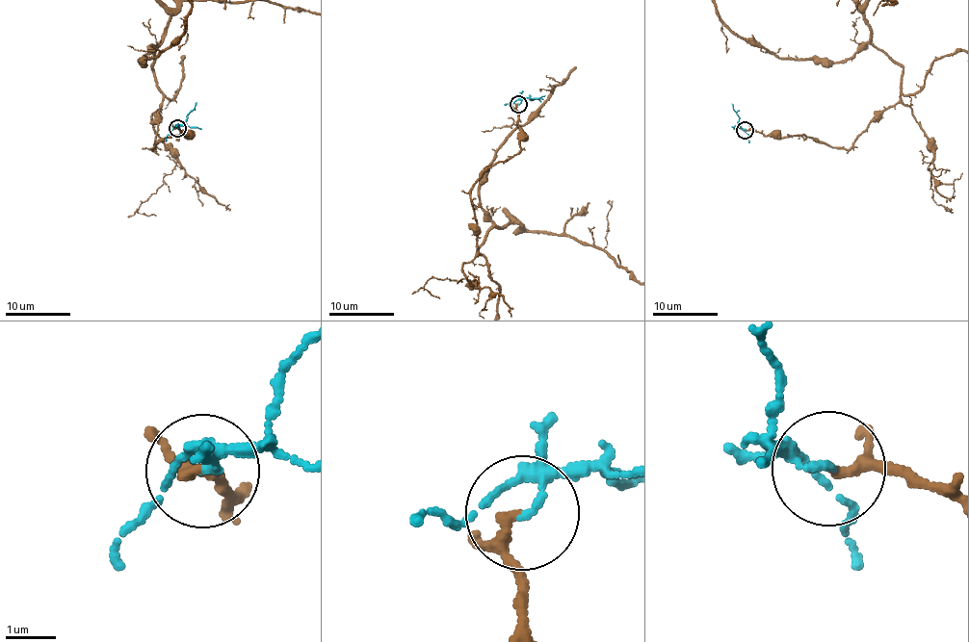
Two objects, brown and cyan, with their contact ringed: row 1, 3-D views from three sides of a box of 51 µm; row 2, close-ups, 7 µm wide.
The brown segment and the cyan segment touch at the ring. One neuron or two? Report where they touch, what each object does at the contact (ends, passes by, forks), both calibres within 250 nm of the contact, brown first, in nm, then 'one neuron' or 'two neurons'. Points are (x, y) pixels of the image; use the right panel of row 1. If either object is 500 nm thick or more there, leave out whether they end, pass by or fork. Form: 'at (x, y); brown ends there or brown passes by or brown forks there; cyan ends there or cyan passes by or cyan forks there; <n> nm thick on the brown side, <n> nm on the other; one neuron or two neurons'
at (745, 130); brown passes by; cyan ends there; 180 nm thick on the brown side, 140 nm on the other; one neuron

